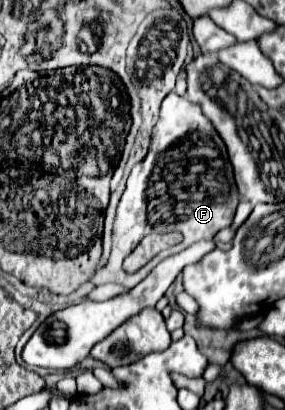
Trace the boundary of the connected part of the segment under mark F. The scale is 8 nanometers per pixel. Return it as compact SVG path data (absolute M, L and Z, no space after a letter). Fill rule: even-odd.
M168 93L160 107L160 119L152 129L152 141L146 157L132 167L132 173L126 181L126 189L120 197L114 229L112 229L112 253L108 263L98 269L90 283L120 283L132 287L142 281L162 259L180 253L196 241L212 239L220 229L230 227L234 211L238 205L238 187L234 183L232 165L228 161L226 145L212 127L212 123L202 115L200 105L190 103L188 99ZM184 161L184 163L182 163ZM150 221L176 221L170 225L160 223L160 231L180 231L184 241L172 247L166 253L156 255L148 265L128 275L122 271L124 257L142 241L148 233L154 231ZM152 229L152 231L150 231Z

